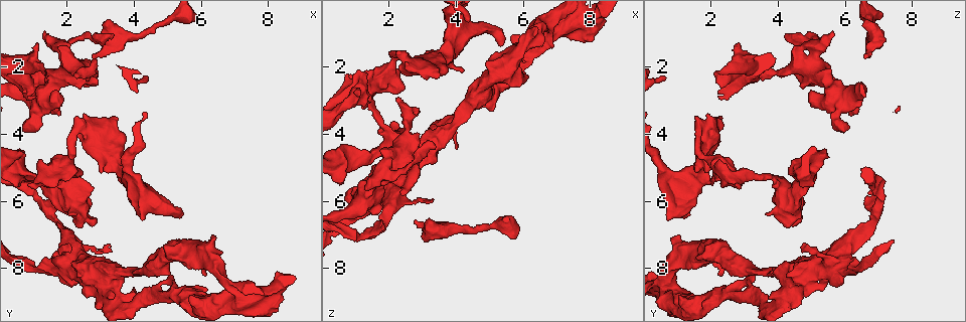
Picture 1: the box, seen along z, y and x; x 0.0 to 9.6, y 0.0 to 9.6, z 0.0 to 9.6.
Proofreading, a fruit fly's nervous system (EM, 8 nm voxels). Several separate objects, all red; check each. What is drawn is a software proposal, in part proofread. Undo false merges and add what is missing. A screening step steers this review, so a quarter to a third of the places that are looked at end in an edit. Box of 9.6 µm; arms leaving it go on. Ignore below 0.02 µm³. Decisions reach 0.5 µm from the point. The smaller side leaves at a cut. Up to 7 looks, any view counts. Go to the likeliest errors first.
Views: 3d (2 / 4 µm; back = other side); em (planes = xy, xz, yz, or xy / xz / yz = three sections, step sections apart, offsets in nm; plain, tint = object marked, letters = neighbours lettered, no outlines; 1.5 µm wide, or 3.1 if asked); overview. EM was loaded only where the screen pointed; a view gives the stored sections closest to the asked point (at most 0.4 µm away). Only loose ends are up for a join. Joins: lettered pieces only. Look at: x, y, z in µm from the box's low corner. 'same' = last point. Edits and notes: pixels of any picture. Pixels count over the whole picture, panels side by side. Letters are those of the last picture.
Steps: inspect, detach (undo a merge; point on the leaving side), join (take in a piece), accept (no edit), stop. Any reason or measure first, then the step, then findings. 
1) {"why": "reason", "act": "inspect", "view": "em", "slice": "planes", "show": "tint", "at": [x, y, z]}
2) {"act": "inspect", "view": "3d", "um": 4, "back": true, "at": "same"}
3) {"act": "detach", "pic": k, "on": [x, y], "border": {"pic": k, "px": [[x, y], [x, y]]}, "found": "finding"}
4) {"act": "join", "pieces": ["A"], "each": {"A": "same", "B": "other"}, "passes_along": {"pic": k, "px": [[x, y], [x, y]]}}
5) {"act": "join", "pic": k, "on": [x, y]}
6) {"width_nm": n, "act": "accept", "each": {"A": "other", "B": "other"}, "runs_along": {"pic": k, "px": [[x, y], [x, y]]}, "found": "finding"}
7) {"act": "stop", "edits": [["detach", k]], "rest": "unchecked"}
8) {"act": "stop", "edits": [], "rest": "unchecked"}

{"why": "thick end", "act": "inspect", "view": "em", "slice": "planes", "show": "letters", "at": [0.85, 2.90, 2.25]}

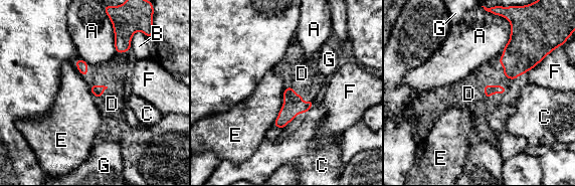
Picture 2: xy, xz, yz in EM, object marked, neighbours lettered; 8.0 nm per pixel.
{"act": "join", "pieces": ["D"], "each": {"A": "other", "B": "other", "C": "other", "D": "same", "E": "other", "F": "other", "G": "other"}, "passes_along": {"pic": 2, "px": [[489, 89], [495, 85], [468, 94]]}, "found": "it goes on there"}

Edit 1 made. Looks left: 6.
{"why": "redraw", "act": "inspect", "view": "overview"}

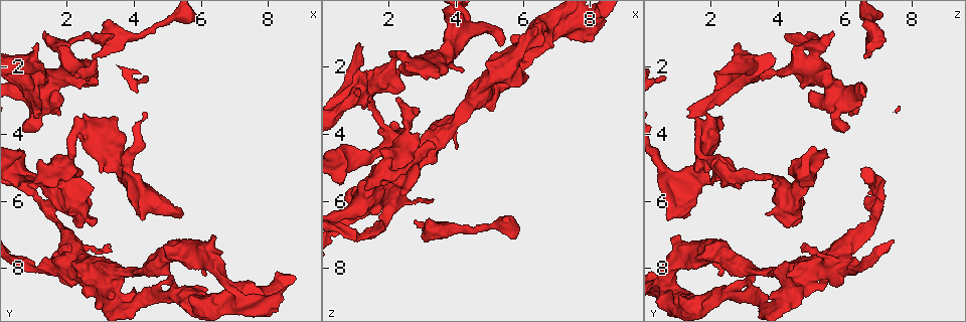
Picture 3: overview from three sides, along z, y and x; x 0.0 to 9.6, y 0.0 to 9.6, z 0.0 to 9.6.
{"act": "inspect", "view": "em", "slice": "yz", "step": 4, "show": "tint", "at": [3.35, 1.05, 4.40]}

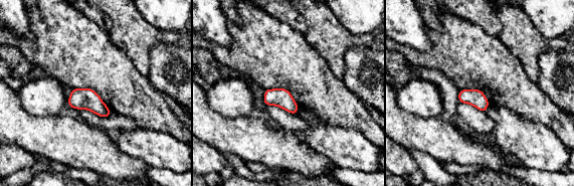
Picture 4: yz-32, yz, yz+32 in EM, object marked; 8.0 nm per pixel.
{"why": "another direction", "act": "inspect", "view": "em", "slice": "planes", "show": "letters", "at": "same"}

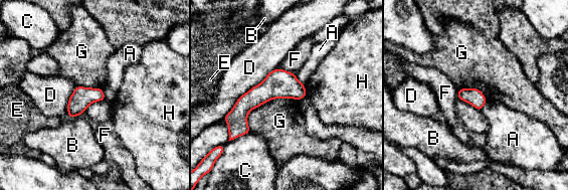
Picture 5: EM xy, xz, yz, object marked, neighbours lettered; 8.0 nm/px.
{"width_nm": 110, "act": "accept", "each": {"A": "other", "B": "other", "C": "other", "D": "other", "E": "other", "F": "other", "G": "other", "H": "other"}, "border": {"pic": 5, "px": [[305, 85], [307, 94]]}, "found": "none of them fits"}

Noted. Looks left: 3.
{"why": "an open end", "act": "inspect", "view": "3d", "um": 4, "at": [2.75, 1.70, 6.60]}

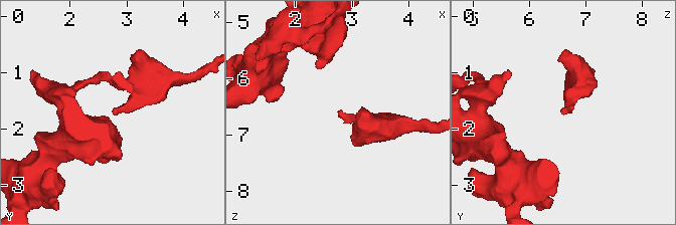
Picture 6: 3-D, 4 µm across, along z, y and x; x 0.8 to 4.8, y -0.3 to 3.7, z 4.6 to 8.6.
{"why": "now the EM", "act": "inspect", "view": "em", "slice": "yz", "step": 4, "show": "tint", "at": [2.80, 1.75, 6.60]}

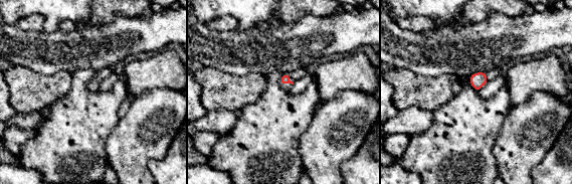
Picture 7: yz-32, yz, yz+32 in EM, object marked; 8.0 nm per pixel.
{"why": "cut it another way", "act": "inspect", "view": "em", "slice": "planes", "show": "letters", "at": "same"}

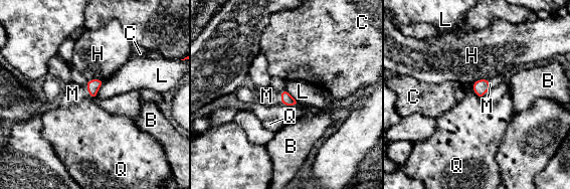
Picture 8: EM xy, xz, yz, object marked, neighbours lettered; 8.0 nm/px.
{"act": "join", "pieces": ["M"], "each": {"B": "other", "C": "other", "H": "other", "L": "other", "M": "same", "Q": "other"}, "passes_along": {"pic": 8, "px": [[92, 85], [88, 90], [72, 93]]}, "found": "the cell continues"}

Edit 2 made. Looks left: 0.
{"act": "stop", "edits": [["join", 2], ["join", 8]], "rest": "unchecked"}

